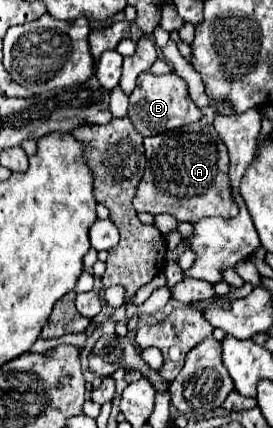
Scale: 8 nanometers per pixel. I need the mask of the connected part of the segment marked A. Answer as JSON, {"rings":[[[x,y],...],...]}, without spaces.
{"rings":[[[205,107],[205,115],[201,121],[165,131],[153,137],[145,137],[145,155],[147,167],[145,175],[137,187],[137,195],[133,199],[133,207],[141,213],[169,213],[177,221],[197,223],[201,217],[219,215],[219,217],[235,217],[239,213],[237,205],[231,197],[229,185],[229,157],[227,147],[219,139],[213,127],[215,109]]]}

